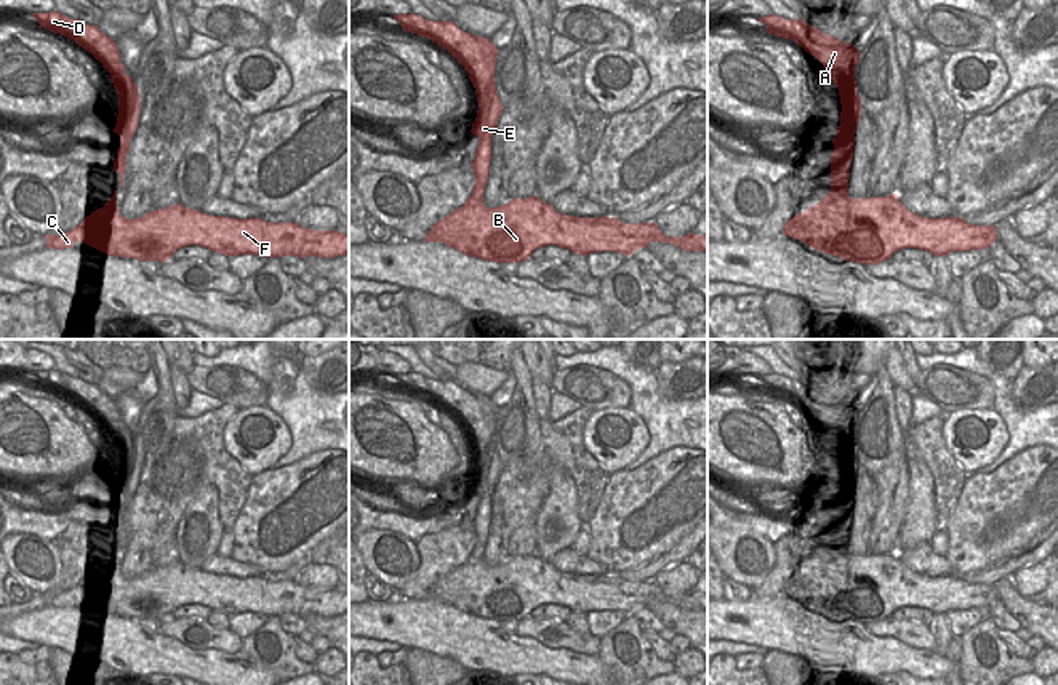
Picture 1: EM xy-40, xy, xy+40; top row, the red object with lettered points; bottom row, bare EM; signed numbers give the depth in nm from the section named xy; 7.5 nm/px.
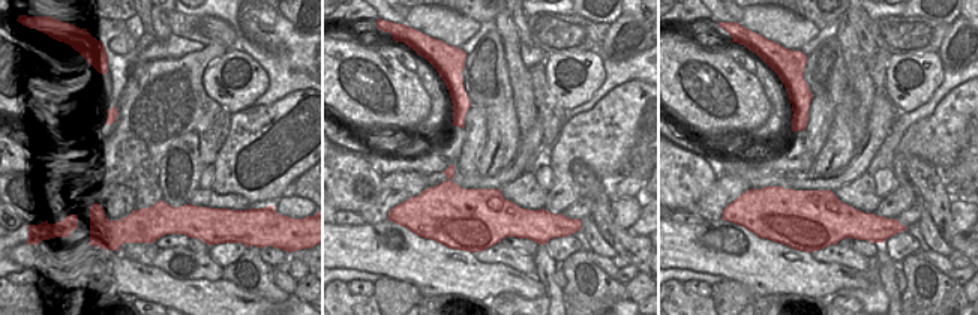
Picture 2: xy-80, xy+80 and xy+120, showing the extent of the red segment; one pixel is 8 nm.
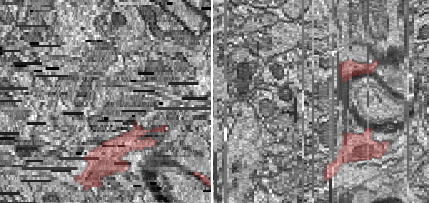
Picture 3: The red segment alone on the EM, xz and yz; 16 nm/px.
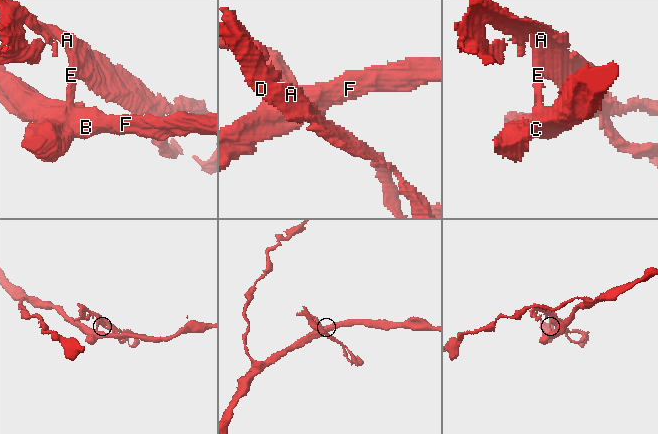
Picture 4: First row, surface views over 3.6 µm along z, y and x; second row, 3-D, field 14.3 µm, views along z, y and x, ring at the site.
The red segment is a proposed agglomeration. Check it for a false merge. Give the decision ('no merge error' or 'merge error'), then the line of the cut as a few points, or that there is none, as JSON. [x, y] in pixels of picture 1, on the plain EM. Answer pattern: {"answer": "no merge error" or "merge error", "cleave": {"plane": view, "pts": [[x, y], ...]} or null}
{"answer": "merge error", "cleave": {"plane": "xy+40", "pts": [[847, 546], [839, 552], [829, 552]]}}

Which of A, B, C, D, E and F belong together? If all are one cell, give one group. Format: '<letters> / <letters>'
A D E / B C F

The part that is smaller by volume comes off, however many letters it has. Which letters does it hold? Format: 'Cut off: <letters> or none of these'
Cut off: A, D, E

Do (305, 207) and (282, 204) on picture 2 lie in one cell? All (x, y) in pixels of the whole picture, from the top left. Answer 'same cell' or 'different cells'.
same cell

